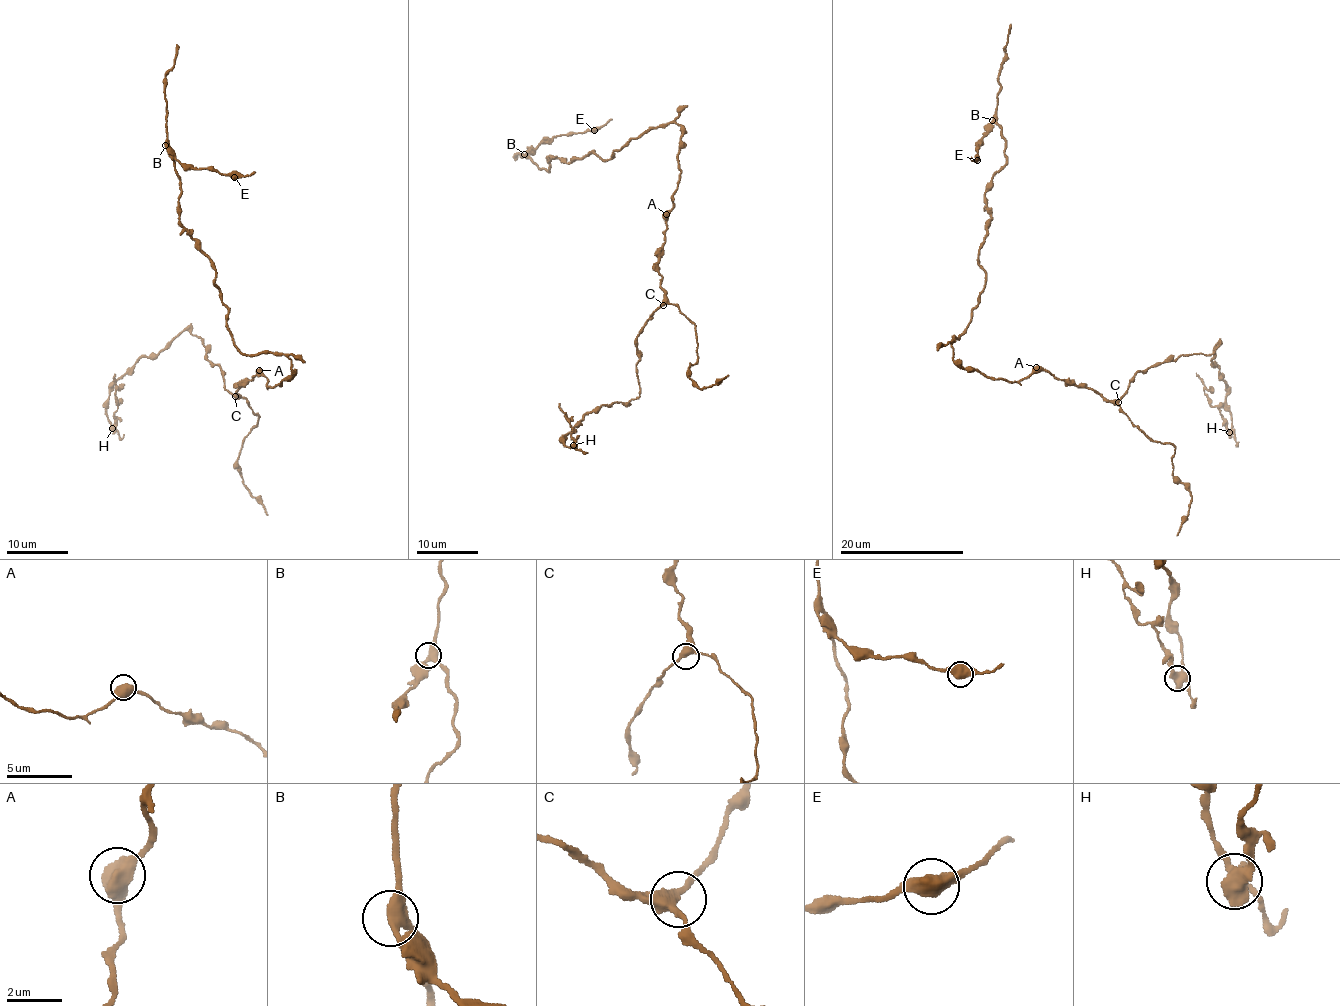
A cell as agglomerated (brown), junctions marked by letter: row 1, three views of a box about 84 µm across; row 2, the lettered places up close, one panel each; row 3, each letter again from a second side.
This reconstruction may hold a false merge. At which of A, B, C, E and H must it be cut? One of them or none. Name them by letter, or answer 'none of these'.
H

